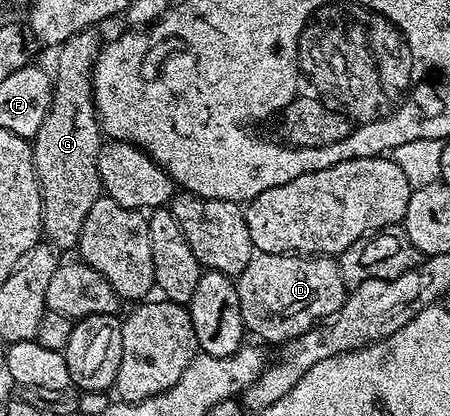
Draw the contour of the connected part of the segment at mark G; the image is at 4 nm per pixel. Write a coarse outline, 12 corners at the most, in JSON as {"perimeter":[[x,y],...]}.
{"perimeter":[[59,46],[31,138],[43,236],[75,250],[102,195],[97,50]]}

